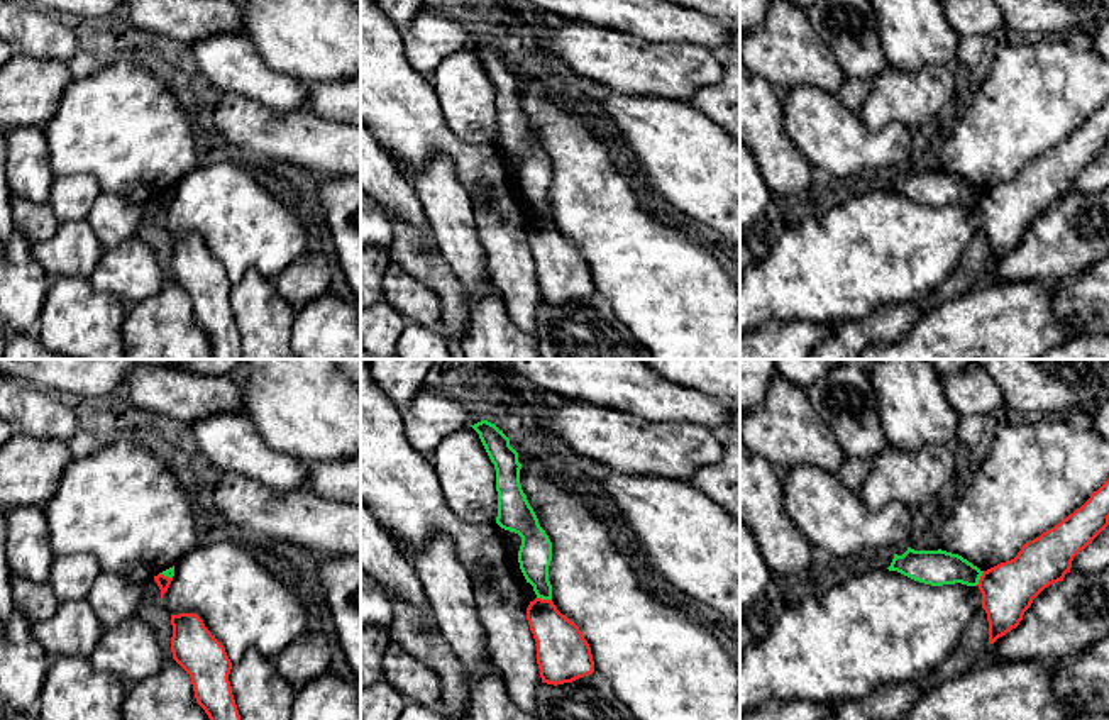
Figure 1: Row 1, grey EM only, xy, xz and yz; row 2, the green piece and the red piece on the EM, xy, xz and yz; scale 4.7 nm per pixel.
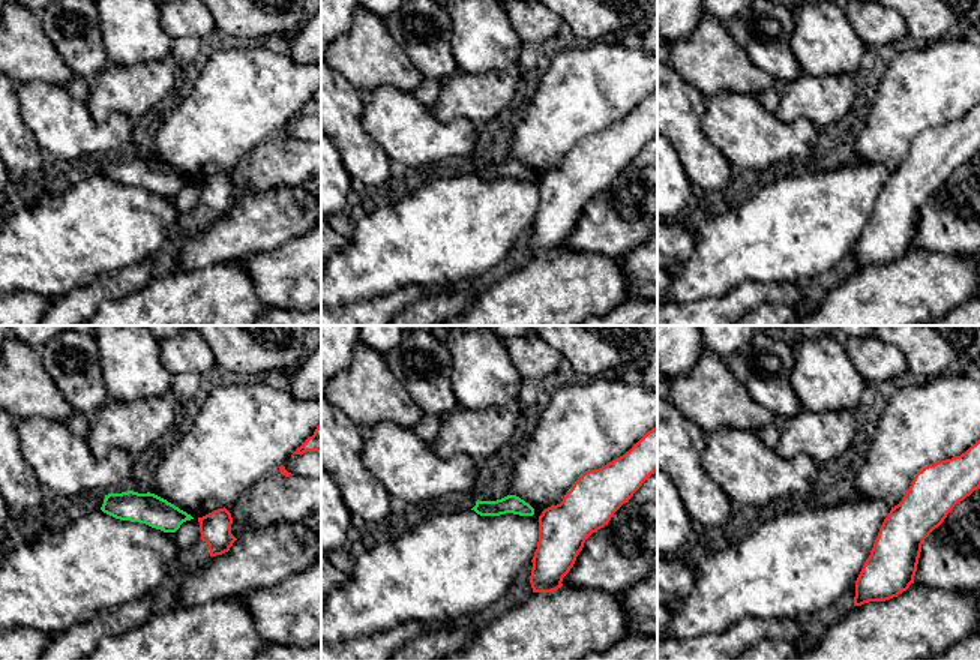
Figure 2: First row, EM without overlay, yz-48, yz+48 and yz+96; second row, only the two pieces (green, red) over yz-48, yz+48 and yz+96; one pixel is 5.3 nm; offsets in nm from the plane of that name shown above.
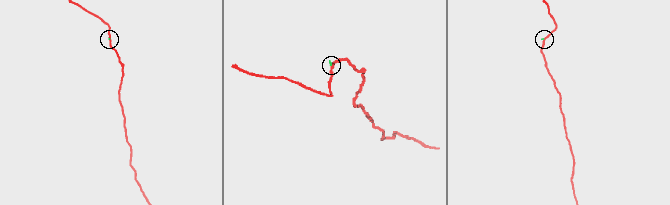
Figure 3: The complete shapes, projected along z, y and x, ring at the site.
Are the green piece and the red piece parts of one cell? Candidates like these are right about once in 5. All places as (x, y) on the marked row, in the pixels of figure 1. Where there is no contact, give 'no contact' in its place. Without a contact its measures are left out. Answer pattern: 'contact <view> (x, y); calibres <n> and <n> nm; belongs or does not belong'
contact xz (544, 598); calibres 160 and 240 nm; does not belong

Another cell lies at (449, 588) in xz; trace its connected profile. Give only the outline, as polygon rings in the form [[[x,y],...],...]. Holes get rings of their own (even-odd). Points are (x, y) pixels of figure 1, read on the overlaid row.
[[[445,535],[433,539],[411,559],[442,639],[459,657],[469,684],[477,683],[493,662],[471,573],[459,561],[452,539]]]

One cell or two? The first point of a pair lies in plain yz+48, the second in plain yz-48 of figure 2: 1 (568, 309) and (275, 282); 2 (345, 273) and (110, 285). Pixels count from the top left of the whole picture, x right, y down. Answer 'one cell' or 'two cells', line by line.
1: two cells
2: two cells

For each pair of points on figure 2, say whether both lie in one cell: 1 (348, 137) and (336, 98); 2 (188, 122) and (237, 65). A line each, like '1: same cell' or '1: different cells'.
1: same cell
2: same cell

